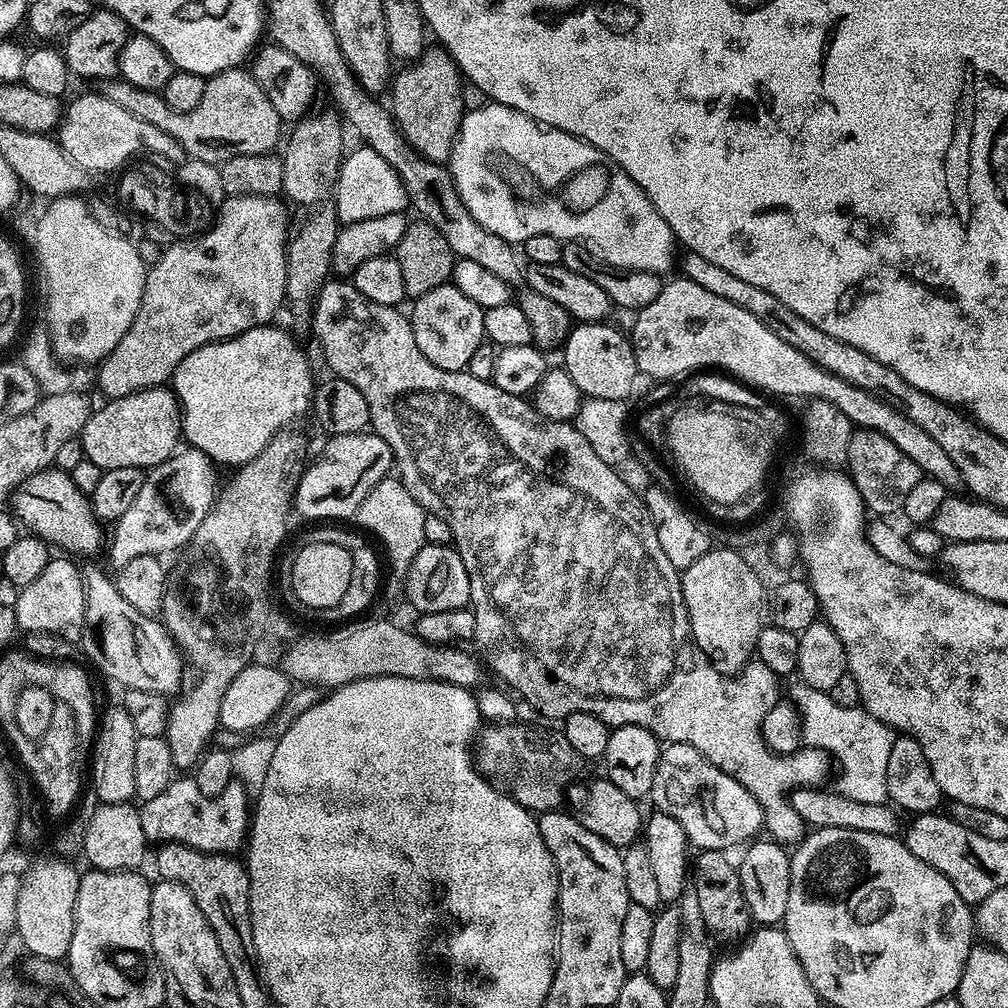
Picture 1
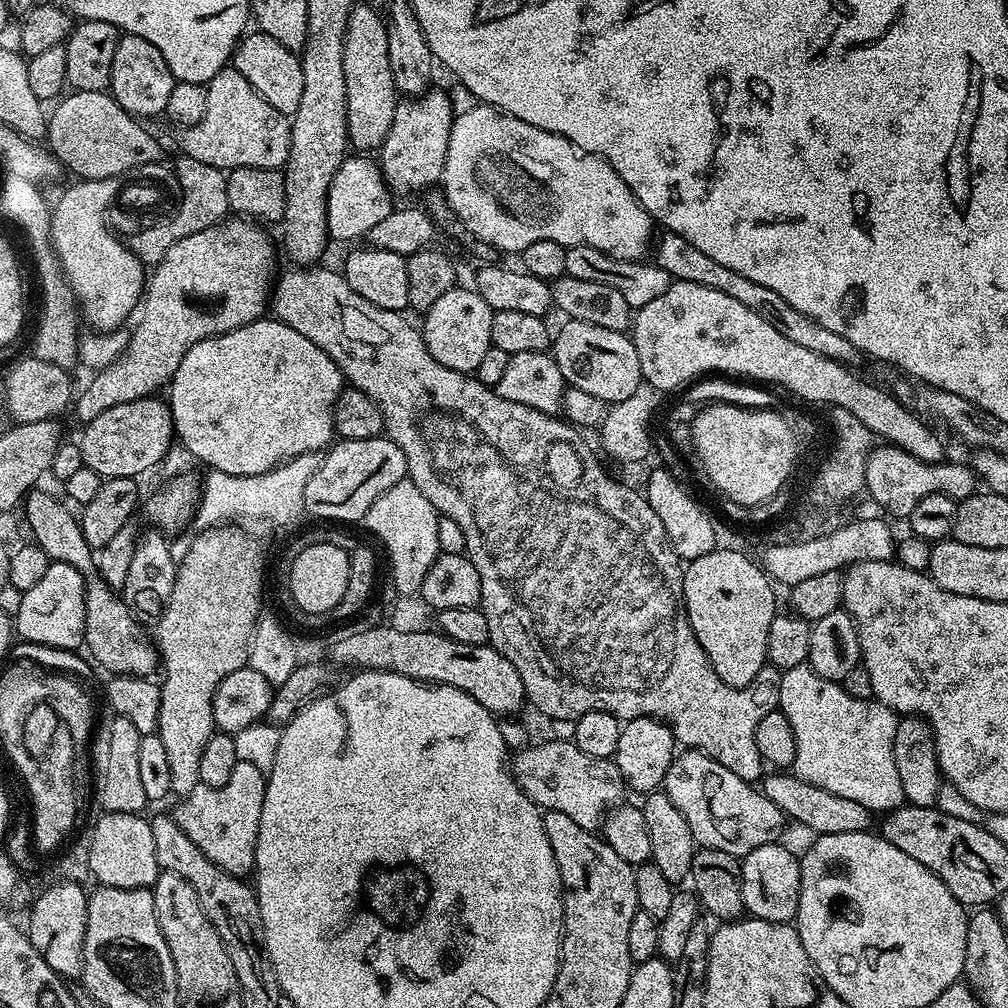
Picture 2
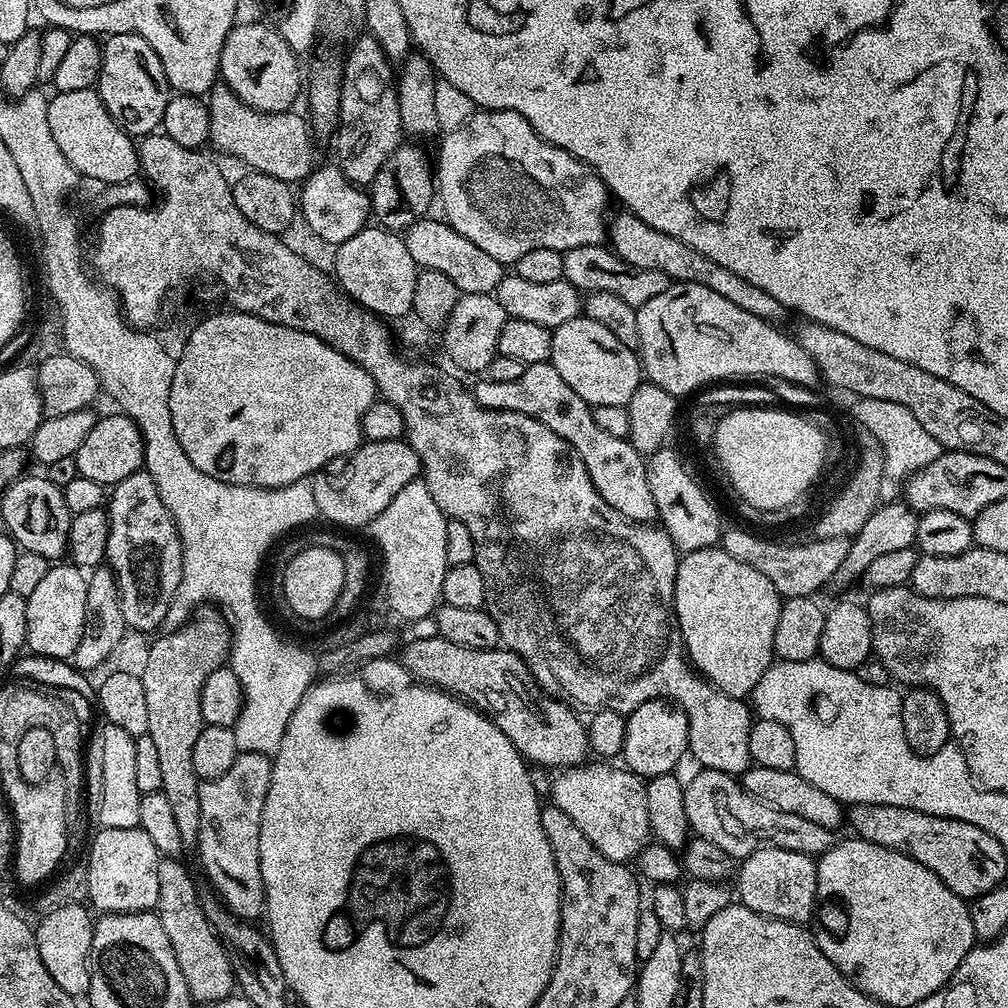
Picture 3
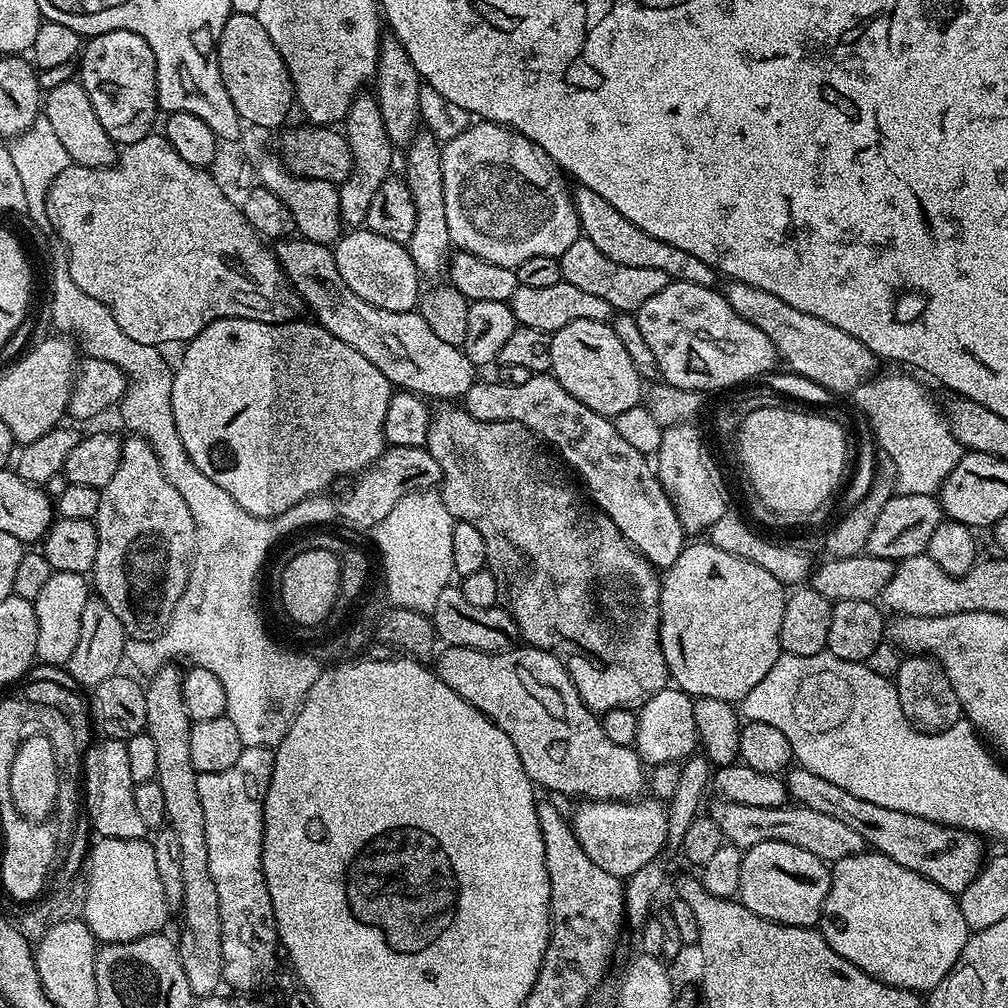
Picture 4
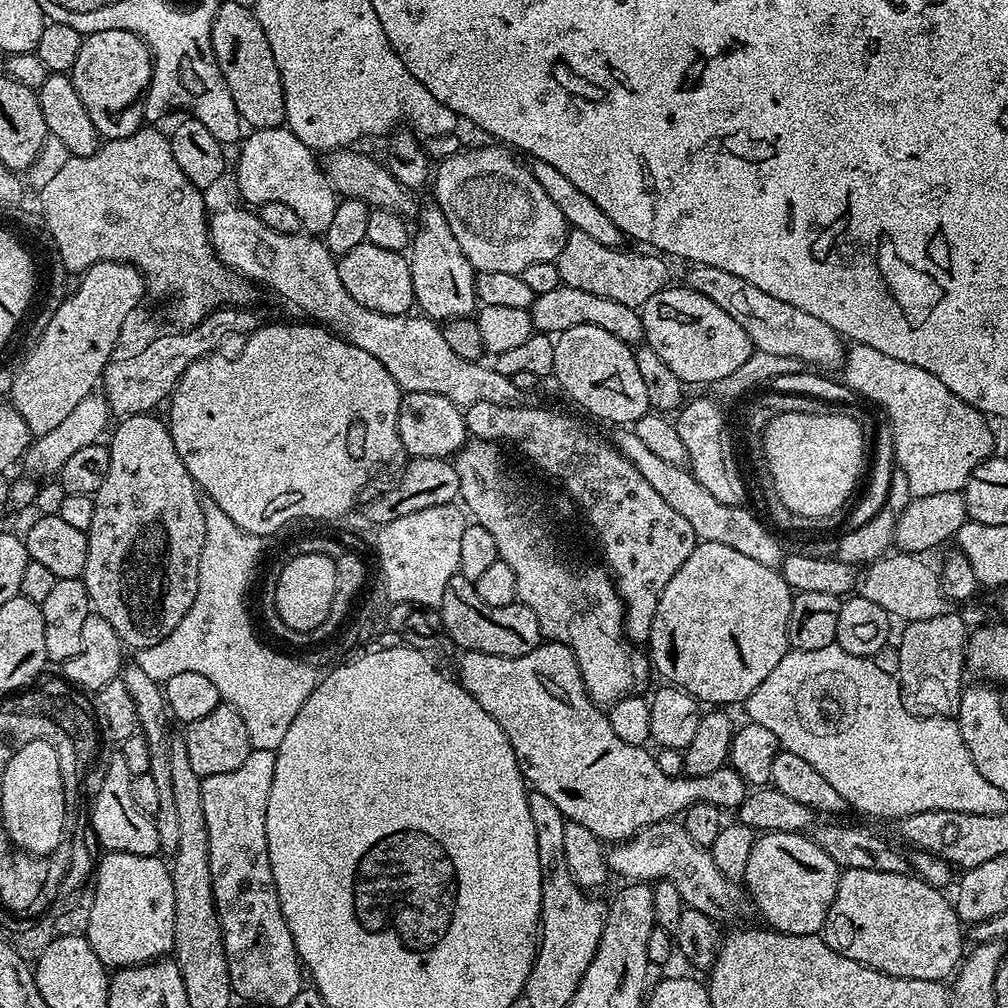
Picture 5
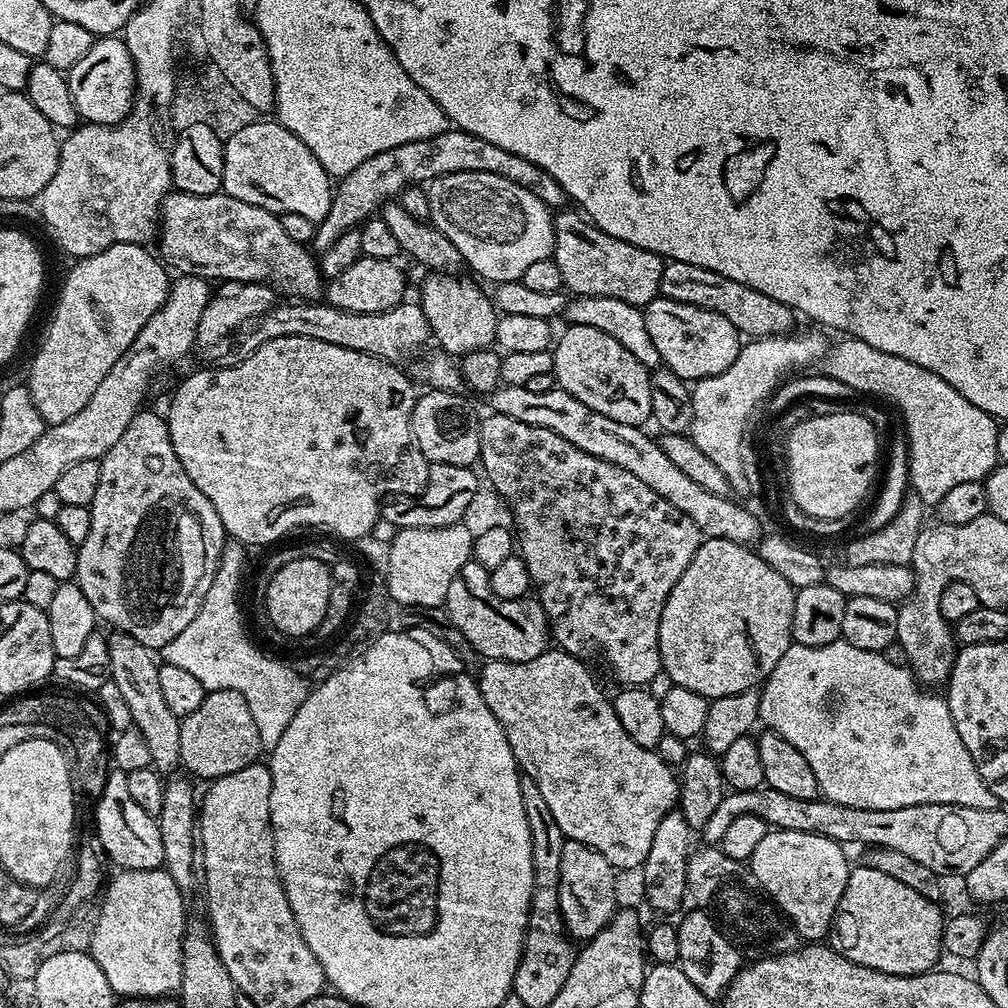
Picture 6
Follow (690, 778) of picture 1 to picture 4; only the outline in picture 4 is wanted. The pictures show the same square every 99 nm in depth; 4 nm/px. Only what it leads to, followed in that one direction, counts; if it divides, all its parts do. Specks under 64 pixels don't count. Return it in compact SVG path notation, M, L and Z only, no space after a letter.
M716 802L710 809L710 815L716 820L725 841L741 850L758 846L758 842L781 840L807 850L825 862L835 862L847 856L862 854L866 850L864 839L851 826L845 826L843 822L837 822L819 810L799 806L763 808L742 806L738 802Z

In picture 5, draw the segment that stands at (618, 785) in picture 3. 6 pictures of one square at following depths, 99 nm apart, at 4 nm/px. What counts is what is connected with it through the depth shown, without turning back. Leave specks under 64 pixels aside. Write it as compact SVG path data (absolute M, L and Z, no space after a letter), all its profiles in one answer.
M663 820L658 824L651 824L648 828L642 828L629 841L611 847L606 857L609 871L624 877L624 880L673 881L687 907L701 911L717 924L734 921L746 924L759 917L757 906L751 900L747 889L726 878L715 865L711 851L694 843L679 821Z

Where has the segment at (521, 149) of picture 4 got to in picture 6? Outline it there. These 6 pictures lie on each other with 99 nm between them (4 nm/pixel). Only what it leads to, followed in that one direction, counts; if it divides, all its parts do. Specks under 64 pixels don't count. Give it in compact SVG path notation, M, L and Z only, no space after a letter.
M463 172L462 174L446 174L427 185L429 198L430 223L437 228L462 254L464 264L477 272L481 281L492 280L496 284L519 280L526 274L533 262L549 259L554 246L553 213L528 188L510 182L510 178L502 178L498 174L482 172Z

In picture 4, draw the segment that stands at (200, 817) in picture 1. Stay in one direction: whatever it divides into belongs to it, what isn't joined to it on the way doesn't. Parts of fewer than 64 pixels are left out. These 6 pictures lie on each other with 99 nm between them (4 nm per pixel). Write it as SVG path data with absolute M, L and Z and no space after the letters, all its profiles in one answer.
M254 746L238 754L238 762L226 770L214 774L197 775L198 798L202 798L202 814L206 814L206 846L210 850L210 878L218 889L218 910L222 918L223 983L229 984L236 994L252 994L255 988L268 984L276 972L276 952L281 951L280 935L276 929L274 906L270 902L270 890L266 886L266 874L262 866L264 849L264 799L274 774L276 753L273 749Z

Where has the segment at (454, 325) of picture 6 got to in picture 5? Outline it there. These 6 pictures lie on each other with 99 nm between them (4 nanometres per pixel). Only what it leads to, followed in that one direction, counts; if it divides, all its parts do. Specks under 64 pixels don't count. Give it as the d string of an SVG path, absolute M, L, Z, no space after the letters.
M436 203L419 209L415 217L414 231L410 236L410 251L407 253L410 274L414 278L415 307L430 320L447 322L471 317L477 311L475 268L462 254L462 246L458 246L458 238L454 238L454 230L450 230L450 222L446 222L446 214Z

